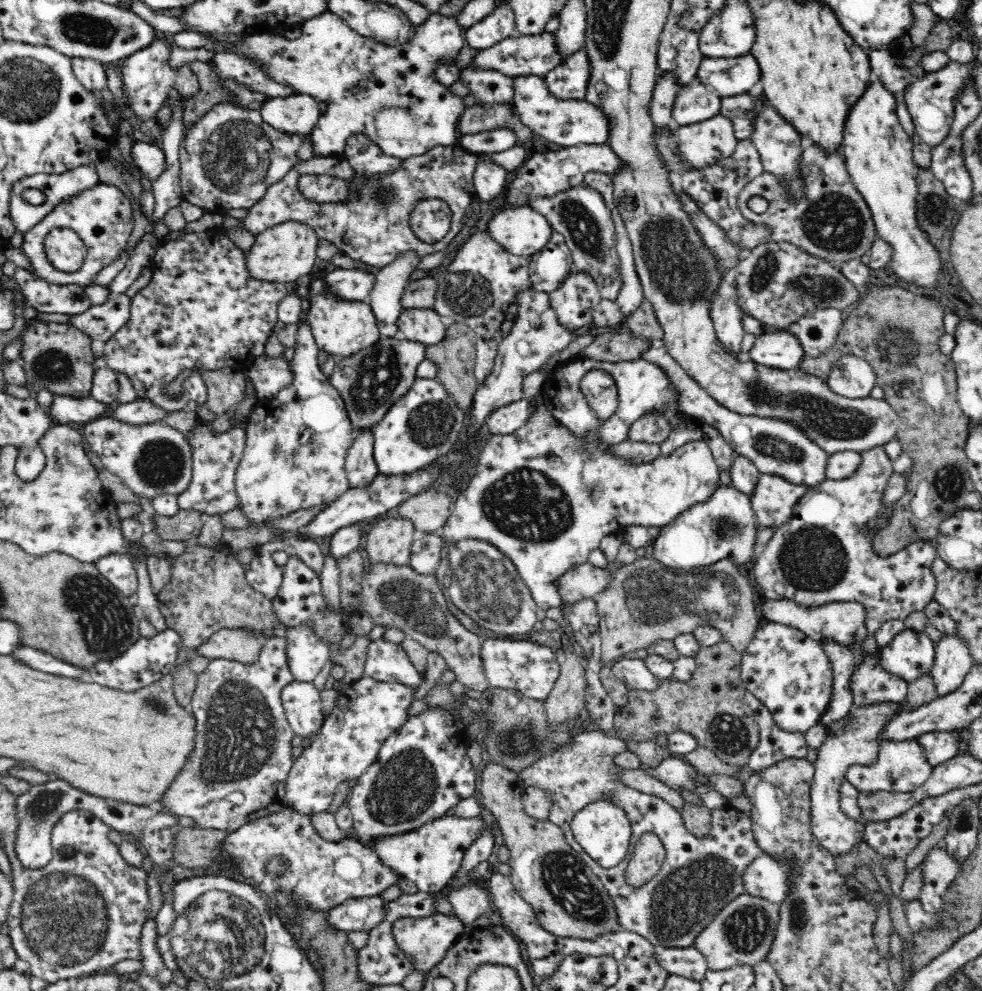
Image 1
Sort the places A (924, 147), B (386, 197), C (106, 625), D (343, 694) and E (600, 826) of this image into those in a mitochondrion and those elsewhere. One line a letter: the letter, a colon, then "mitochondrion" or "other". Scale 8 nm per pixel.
A: other
B: mitochondrion
C: mitochondrion
D: other
E: other

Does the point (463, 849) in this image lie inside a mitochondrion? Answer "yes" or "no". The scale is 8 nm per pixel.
no

